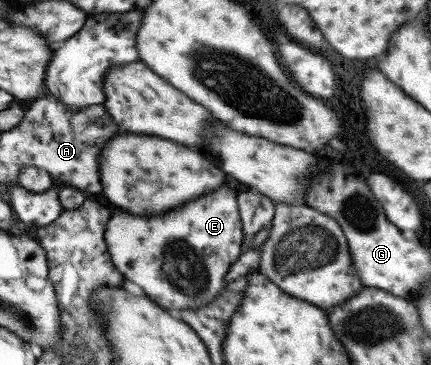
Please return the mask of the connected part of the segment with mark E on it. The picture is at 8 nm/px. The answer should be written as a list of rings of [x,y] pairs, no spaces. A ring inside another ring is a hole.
[[[225,185],[167,211],[167,214],[137,216],[125,210],[115,210],[106,224],[106,241],[115,266],[127,280],[135,282],[145,295],[177,315],[187,309],[204,307],[226,289],[227,269],[237,262],[241,250],[239,246],[244,239],[237,192]]]

